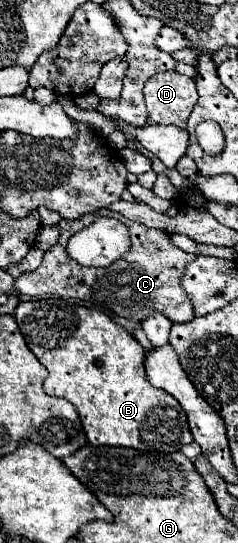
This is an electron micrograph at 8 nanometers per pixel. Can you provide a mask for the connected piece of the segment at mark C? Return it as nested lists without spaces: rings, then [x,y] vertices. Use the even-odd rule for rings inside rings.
[[[100,209],[100,211],[94,211],[94,213],[88,213],[84,215],[82,219],[76,219],[76,221],[66,221],[62,219],[60,221],[60,239],[56,243],[56,247],[52,247],[46,255],[44,255],[44,261],[42,265],[32,271],[32,273],[26,273],[22,277],[16,279],[16,289],[26,293],[26,295],[32,295],[32,297],[44,297],[52,296],[62,299],[79,299],[80,301],[88,301],[88,303],[98,303],[100,307],[106,307],[106,309],[112,309],[116,315],[124,317],[124,319],[130,319],[134,323],[142,323],[146,317],[154,315],[154,313],[162,313],[164,317],[168,317],[172,323],[186,323],[191,321],[195,315],[193,305],[180,284],[180,277],[184,274],[186,263],[194,261],[196,255],[194,253],[186,253],[182,249],[178,249],[172,241],[170,241],[170,235],[164,231],[164,229],[148,229],[144,227],[142,223],[136,223],[136,221],[126,221],[122,217],[118,217],[114,211],[108,211],[108,209]],[[98,217],[116,217],[120,221],[124,221],[124,225],[128,227],[130,231],[130,237],[132,237],[132,247],[126,255],[122,255],[122,259],[116,259],[110,267],[84,267],[80,263],[76,263],[64,249],[66,249],[66,243],[68,243],[68,237],[72,235],[72,229],[84,229],[88,227],[94,219]]]

